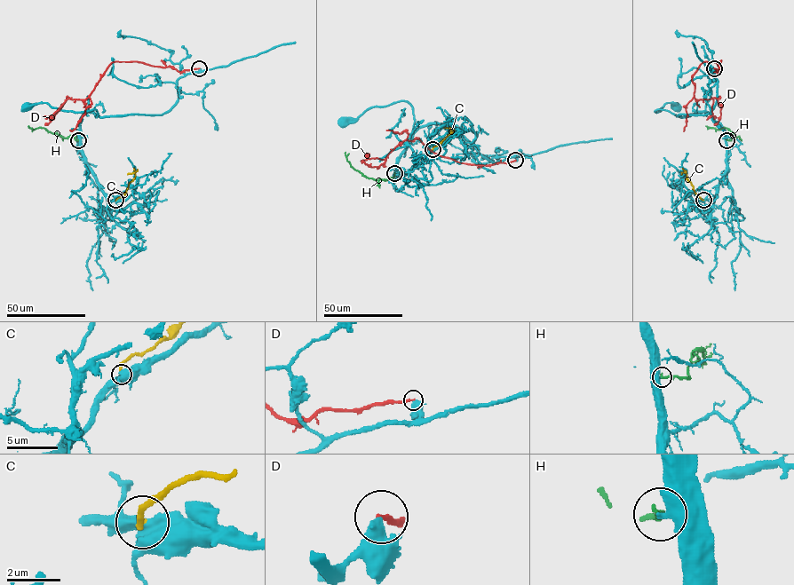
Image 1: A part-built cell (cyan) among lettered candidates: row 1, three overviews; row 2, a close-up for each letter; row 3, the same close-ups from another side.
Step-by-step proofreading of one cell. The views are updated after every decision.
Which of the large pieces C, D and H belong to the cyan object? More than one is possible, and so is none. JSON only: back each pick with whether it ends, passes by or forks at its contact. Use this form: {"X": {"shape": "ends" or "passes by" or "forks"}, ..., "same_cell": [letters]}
{"H": {"shape": "ends"}, "same_cell": ["H"]}

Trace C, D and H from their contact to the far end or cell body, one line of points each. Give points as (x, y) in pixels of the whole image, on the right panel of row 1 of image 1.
C: (702, 200), (695, 193), (686, 173), (682, 174)
D: (714, 68), (718, 68), (716, 63), (703, 61), (692, 82), (695, 99), (718, 99), (721, 108), (717, 123)
H: (726, 140), (731, 140), (734, 136), (726, 128), (717, 130), (706, 126)

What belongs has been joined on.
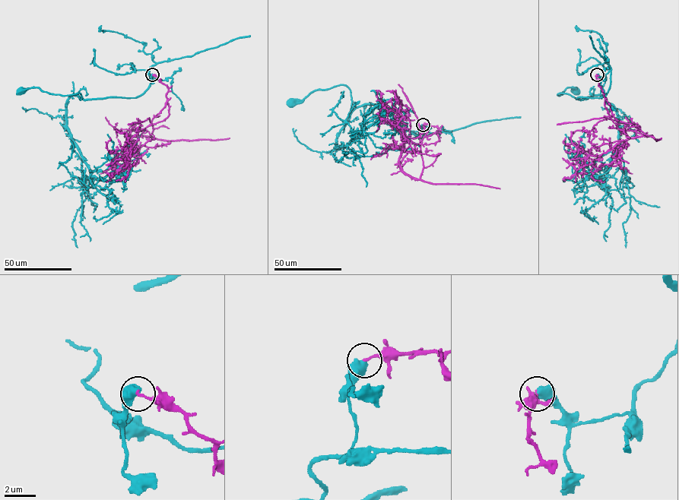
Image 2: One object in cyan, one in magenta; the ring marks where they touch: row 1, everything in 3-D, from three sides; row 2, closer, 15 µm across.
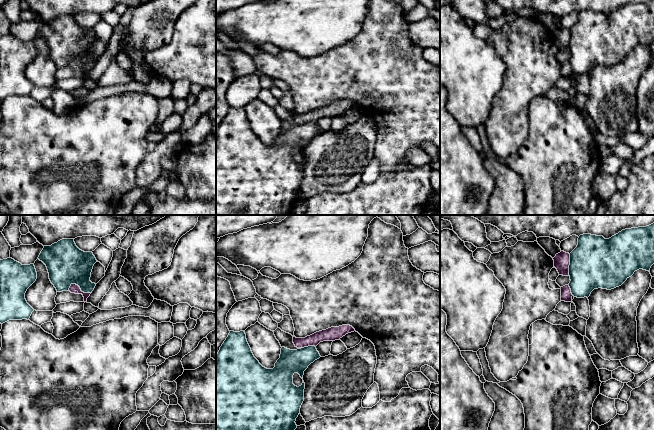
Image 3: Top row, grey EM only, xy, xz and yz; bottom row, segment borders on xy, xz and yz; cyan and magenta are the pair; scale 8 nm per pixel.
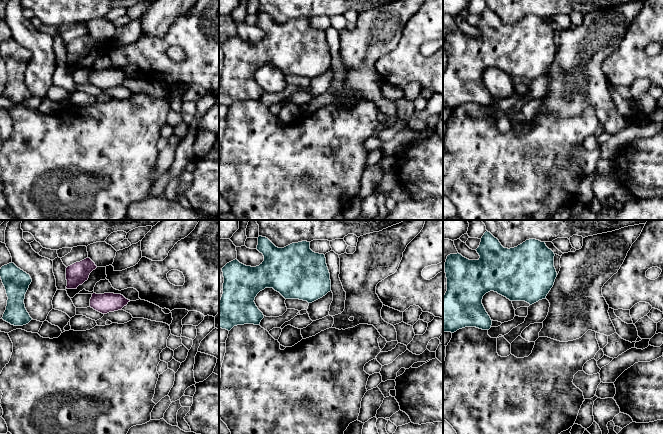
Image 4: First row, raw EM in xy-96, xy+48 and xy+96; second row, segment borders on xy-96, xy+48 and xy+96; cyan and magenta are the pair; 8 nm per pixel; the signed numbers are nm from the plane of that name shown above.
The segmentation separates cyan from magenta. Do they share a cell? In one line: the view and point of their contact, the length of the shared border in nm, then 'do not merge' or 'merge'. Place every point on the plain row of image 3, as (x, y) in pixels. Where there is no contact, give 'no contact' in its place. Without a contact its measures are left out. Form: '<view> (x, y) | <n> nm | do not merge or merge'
xy (80, 64) | 190 nm | do not merge

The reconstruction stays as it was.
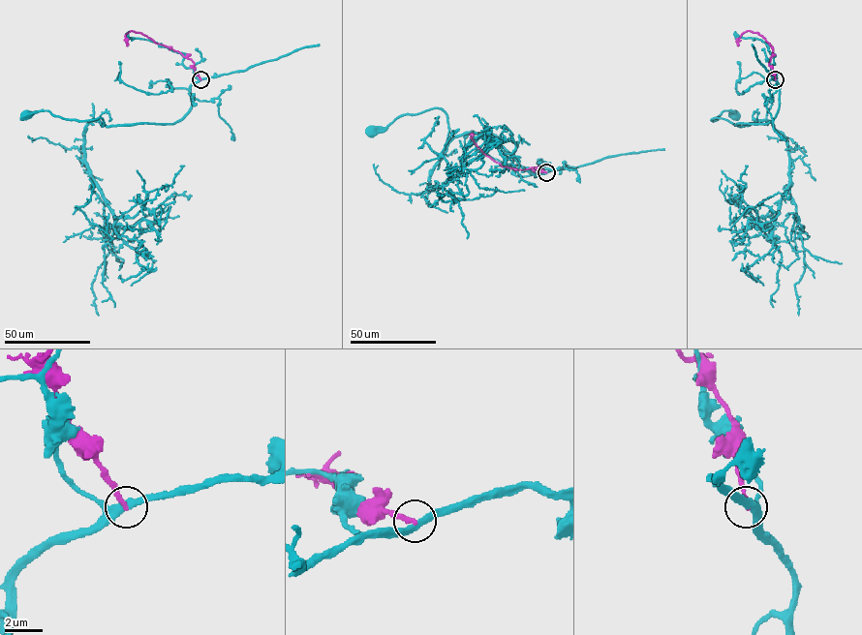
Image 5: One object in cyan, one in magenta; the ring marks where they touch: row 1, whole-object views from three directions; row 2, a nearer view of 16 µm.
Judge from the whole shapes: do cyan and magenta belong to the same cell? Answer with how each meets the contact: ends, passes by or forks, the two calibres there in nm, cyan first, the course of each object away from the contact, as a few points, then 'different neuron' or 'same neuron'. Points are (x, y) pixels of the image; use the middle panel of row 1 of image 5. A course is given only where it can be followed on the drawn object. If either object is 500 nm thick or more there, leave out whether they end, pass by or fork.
cyan passes by; magenta ends; calibres 360 and 260 nm; course cyan (546, 172), (536, 176), (479, 134), (463, 133), (447, 143), (446, 114), (439, 108), (400, 115), (369, 132); course magenta (545, 172), (541, 171), (538, 166), (523, 169), (502, 166), (485, 155), (471, 137), (473, 136); different neuron

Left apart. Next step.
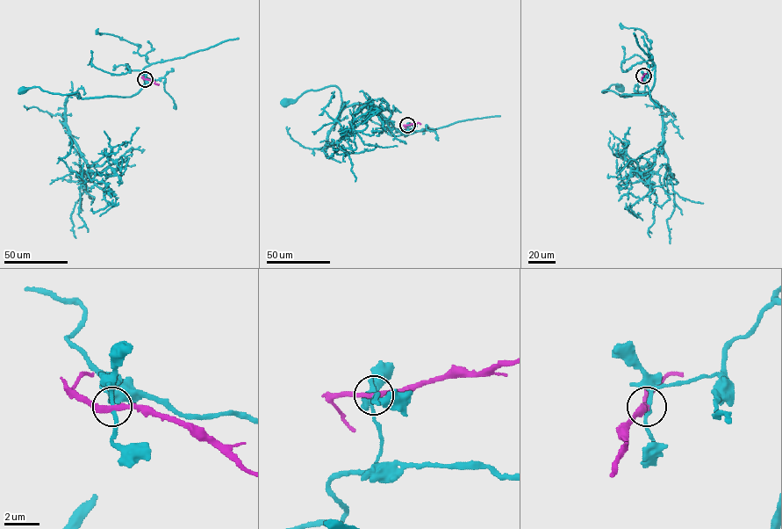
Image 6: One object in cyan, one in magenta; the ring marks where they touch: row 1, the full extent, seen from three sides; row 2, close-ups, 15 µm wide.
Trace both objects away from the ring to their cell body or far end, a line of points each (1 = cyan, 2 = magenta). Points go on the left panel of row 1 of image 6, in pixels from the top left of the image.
1: (145, 79), (143, 71), (144, 85), (130, 97), (78, 98), (78, 92), (54, 93), (38, 87), (21, 90)
2: (145, 79), (159, 84)

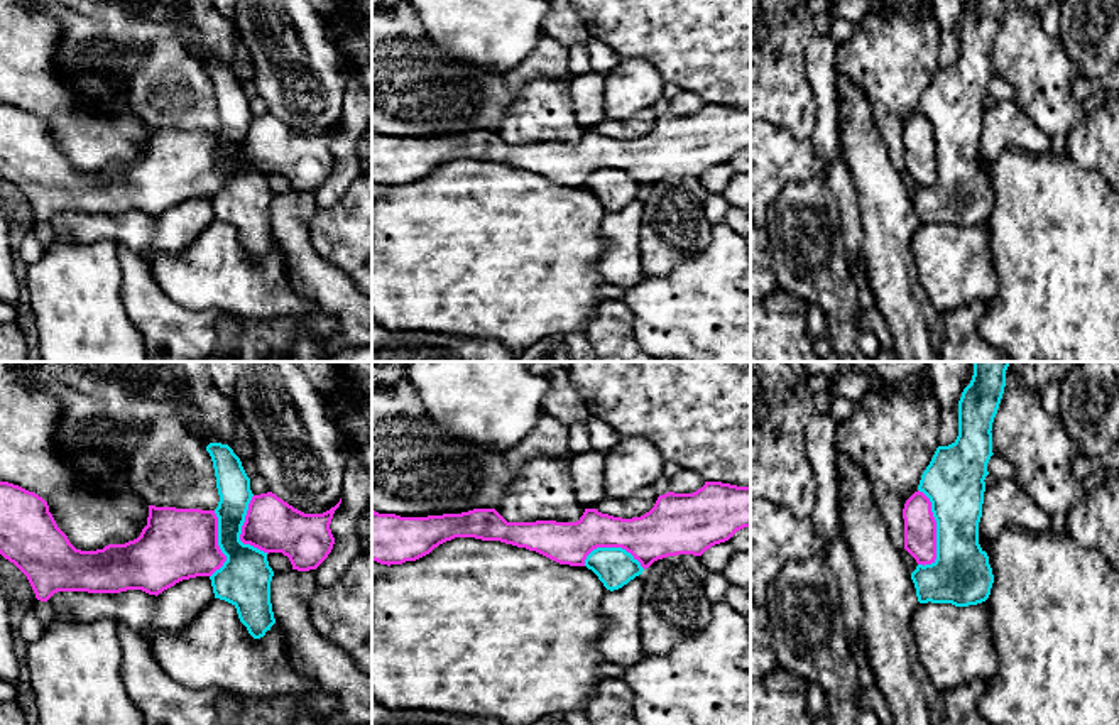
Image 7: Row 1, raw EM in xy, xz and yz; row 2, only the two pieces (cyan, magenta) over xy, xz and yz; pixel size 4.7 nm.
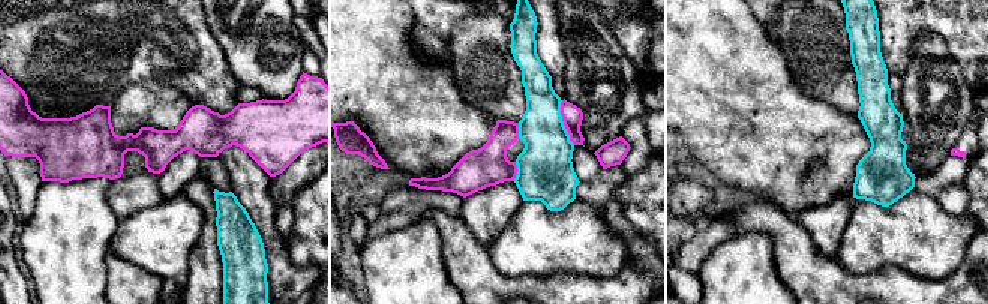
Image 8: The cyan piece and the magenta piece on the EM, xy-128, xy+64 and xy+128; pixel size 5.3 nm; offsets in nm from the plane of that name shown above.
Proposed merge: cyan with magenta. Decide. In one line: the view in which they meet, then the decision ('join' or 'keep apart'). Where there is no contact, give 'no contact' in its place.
yz | keep apart

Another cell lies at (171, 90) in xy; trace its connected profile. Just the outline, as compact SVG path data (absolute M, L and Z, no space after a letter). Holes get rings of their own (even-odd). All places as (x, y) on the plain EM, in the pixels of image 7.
M176 37L157 39L128 86L132 110L149 127L215 132L220 123L210 74Z

